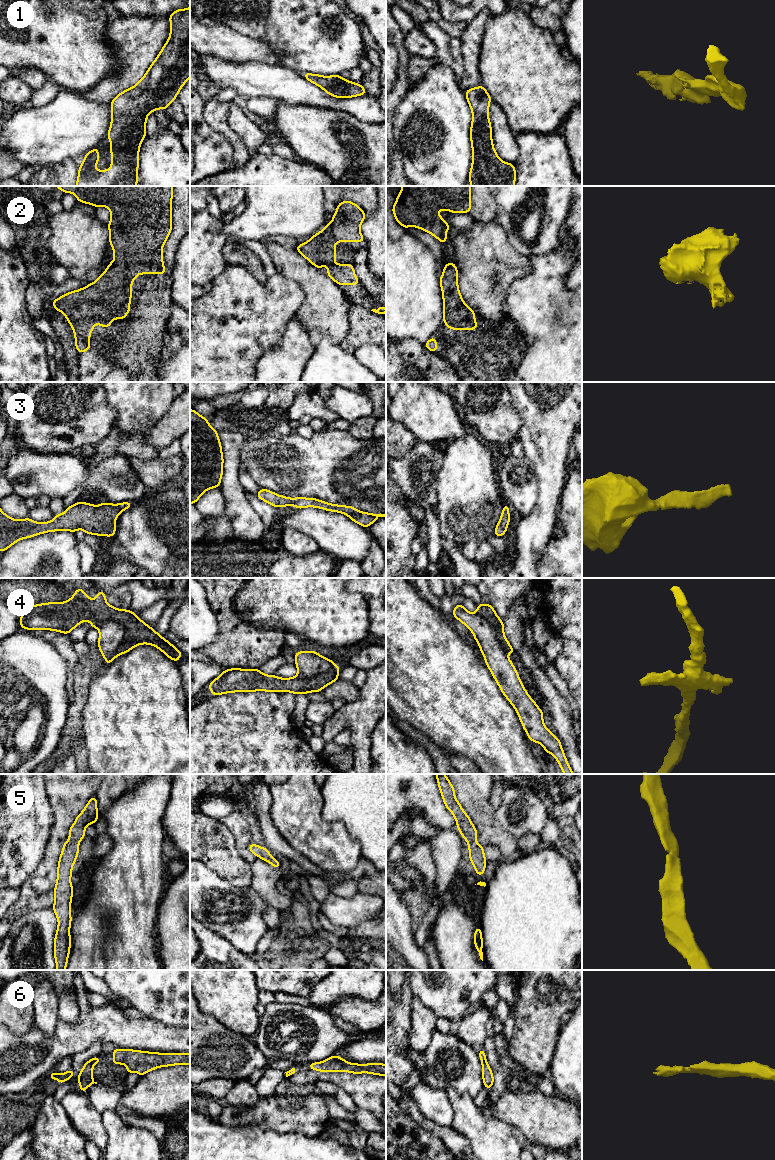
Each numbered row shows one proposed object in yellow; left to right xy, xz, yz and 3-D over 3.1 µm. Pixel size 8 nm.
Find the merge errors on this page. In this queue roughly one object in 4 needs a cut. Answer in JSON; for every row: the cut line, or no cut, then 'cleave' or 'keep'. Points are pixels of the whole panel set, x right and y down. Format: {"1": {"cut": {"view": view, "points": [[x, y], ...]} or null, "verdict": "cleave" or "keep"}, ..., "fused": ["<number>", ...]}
{"1": {"cut": null, "verdict": "keep"}, "2": {"cut": null, "verdict": "keep"}, "3": {"cut": null, "verdict": "keep"}, "4": {"cut": {"view": "xy", "points": [[105, 620], [115, 620], [124, 629], [118, 654]]}, "verdict": "cleave"}, "5": {"cut": null, "verdict": "keep"}, "6": {"cut": null, "verdict": "keep"}, "fused": ["4"]}

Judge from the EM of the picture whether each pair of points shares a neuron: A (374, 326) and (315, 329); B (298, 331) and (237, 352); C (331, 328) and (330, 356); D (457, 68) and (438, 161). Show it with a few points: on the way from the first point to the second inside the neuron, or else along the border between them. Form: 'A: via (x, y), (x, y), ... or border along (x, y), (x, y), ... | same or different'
A: border along (350, 303), (348, 311), (349, 332), (346, 338) | different
B: border along (293, 317), (286, 326), (281, 340), (264, 352) | different
C: border along (338, 345), (323, 337), (315, 346) | different
D: border along (439, 61), (453, 72), (456, 82), (460, 87) | different

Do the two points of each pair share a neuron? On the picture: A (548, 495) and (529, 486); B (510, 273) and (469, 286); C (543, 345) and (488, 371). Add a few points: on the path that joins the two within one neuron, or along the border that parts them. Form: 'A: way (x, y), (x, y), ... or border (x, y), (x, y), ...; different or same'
A: border (534, 467), (537, 478), (537, 501), (531, 512); different
B: way (500, 270), (485, 270), (479, 276); same
C: border (520, 331), (524, 339), (524, 357), (515, 371); different

